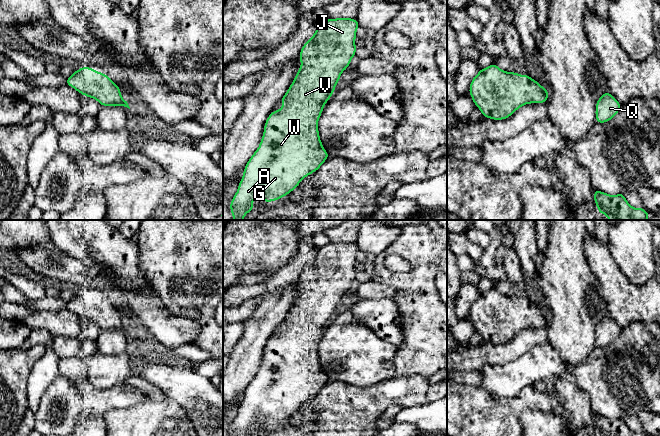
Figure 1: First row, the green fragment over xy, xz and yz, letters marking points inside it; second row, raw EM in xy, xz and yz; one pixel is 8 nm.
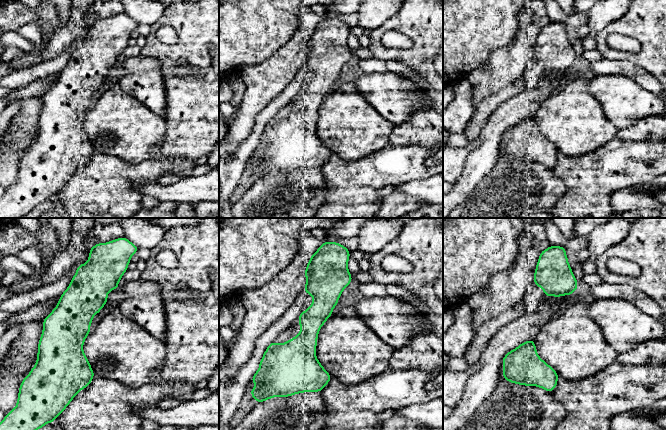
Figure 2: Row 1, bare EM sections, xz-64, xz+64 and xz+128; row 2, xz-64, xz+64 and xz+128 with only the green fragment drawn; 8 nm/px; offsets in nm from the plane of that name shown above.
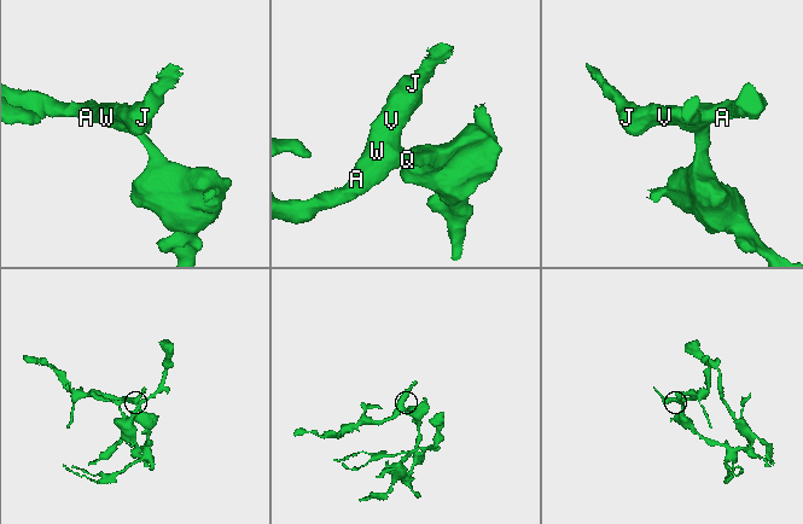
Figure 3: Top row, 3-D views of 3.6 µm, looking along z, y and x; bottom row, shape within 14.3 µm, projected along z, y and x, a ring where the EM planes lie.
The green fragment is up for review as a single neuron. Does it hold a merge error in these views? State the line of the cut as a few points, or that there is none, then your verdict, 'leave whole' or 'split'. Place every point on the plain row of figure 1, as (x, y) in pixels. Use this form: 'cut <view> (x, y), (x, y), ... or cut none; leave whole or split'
cut none; leave whole

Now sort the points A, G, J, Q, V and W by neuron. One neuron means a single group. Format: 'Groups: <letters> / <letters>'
Groups: A G J Q V W

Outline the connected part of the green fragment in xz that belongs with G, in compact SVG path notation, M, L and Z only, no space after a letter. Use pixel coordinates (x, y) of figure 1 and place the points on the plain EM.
M330 242L321 246L314 259L303 269L299 278L300 293L280 323L282 332L271 336L265 346L260 369L248 384L238 414L231 424L231 436L253 435L252 426L260 419L263 427L283 422L329 382L320 364L318 344L335 315L341 297L355 280L356 254L359 251L358 245L353 242Z

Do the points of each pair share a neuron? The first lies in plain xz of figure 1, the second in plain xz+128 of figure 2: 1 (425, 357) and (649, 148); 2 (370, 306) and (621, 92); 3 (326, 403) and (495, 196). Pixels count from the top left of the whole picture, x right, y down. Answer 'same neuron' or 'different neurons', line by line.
1: different neurons
2: same neuron
3: different neurons

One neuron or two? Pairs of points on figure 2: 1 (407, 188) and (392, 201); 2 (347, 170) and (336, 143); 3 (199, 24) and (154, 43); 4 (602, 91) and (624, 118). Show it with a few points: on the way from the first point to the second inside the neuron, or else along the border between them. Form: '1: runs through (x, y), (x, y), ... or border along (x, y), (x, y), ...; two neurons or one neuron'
1: border along (395, 189), (415, 196), (423, 203); two neurons
2: border along (332, 152), (345, 159), (360, 159), (365, 156); two neurons
3: runs through (189, 36), (176, 49), (166, 49); one neuron
4: runs through (609, 98), (622, 111); one neuron

